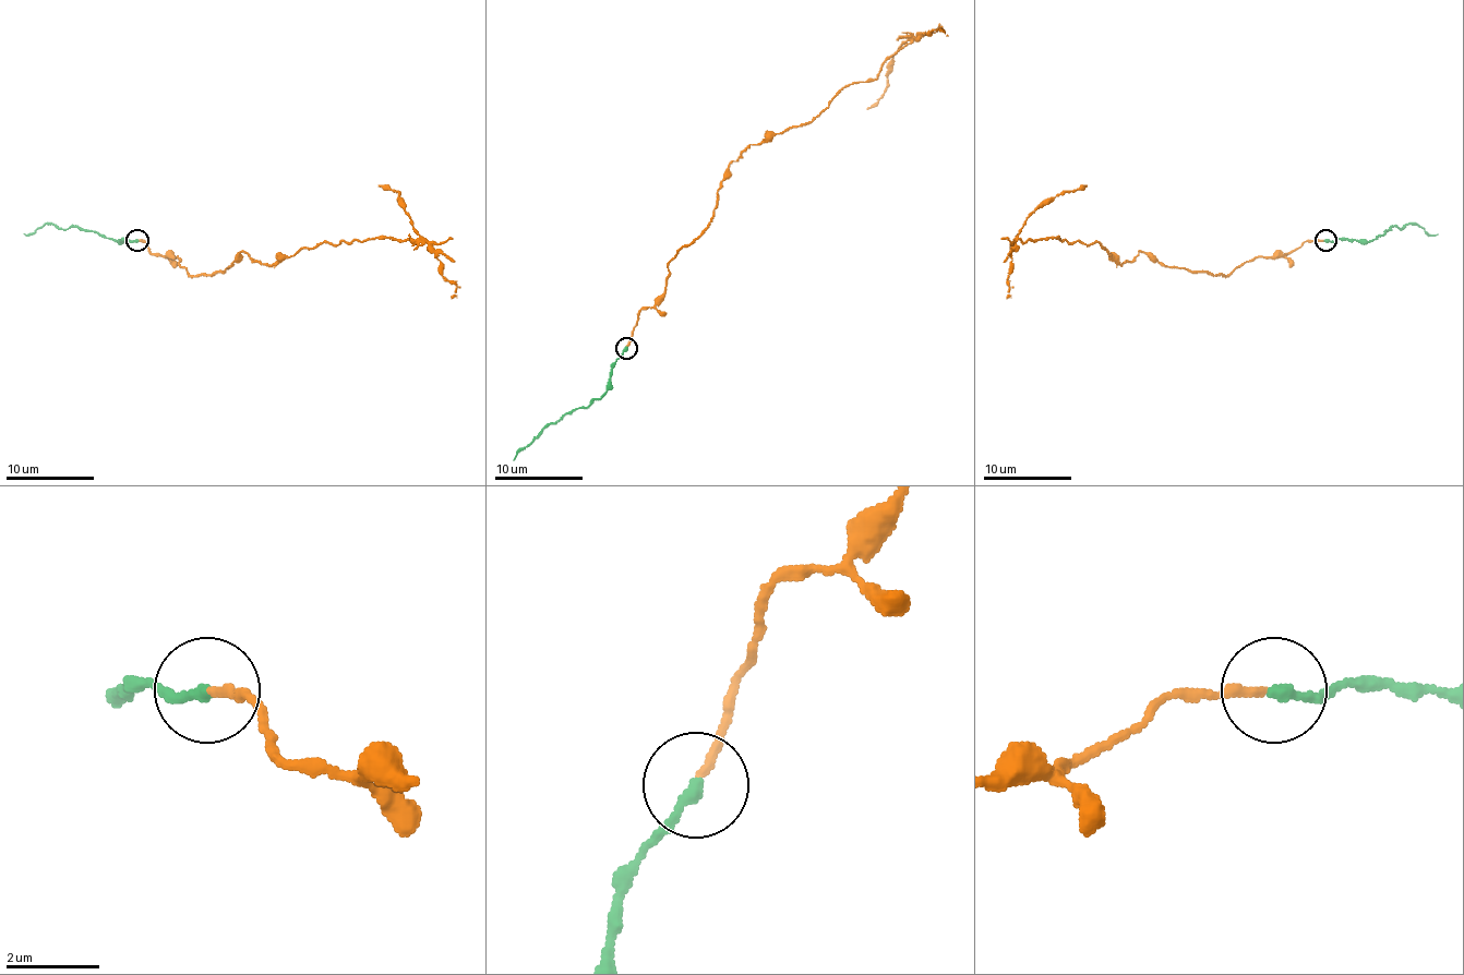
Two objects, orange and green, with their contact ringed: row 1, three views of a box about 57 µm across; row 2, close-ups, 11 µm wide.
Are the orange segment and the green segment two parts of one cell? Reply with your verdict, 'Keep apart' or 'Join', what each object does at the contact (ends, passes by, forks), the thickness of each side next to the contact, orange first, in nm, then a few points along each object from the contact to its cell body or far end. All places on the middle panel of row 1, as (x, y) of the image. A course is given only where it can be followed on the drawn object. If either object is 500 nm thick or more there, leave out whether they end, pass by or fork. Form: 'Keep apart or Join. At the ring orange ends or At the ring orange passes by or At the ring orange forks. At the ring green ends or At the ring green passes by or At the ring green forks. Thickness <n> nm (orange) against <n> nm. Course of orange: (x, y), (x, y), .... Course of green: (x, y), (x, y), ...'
Keep apart. At the ring orange ends. At the ring green ends. Thickness 180 nm (orange) against 240 nm. Course of orange: (626, 346), (730, 166), (873, 80), (908, 40), (866, 109). Course of green: (626, 348), (615, 361), (611, 385), (602, 395), (585, 408), (548, 425), (513, 460)

